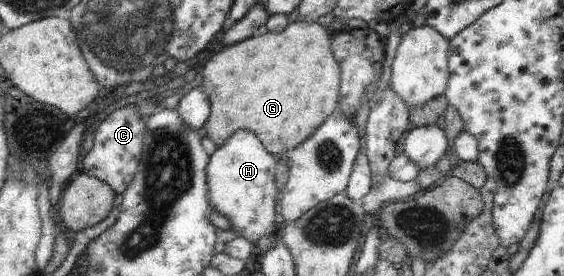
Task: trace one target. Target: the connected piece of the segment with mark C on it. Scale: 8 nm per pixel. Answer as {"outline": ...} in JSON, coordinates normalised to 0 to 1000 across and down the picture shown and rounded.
{"outline":[[[227,380],[200,406],[184,442],[177,446],[170,475],[165,547],[144,580],[147,612],[154,612],[158,634],[176,641],[202,678],[207,699],[220,703],[232,663],[239,656],[248,601],[245,598],[257,525],[259,449],[270,417],[250,417],[245,384]]]}

